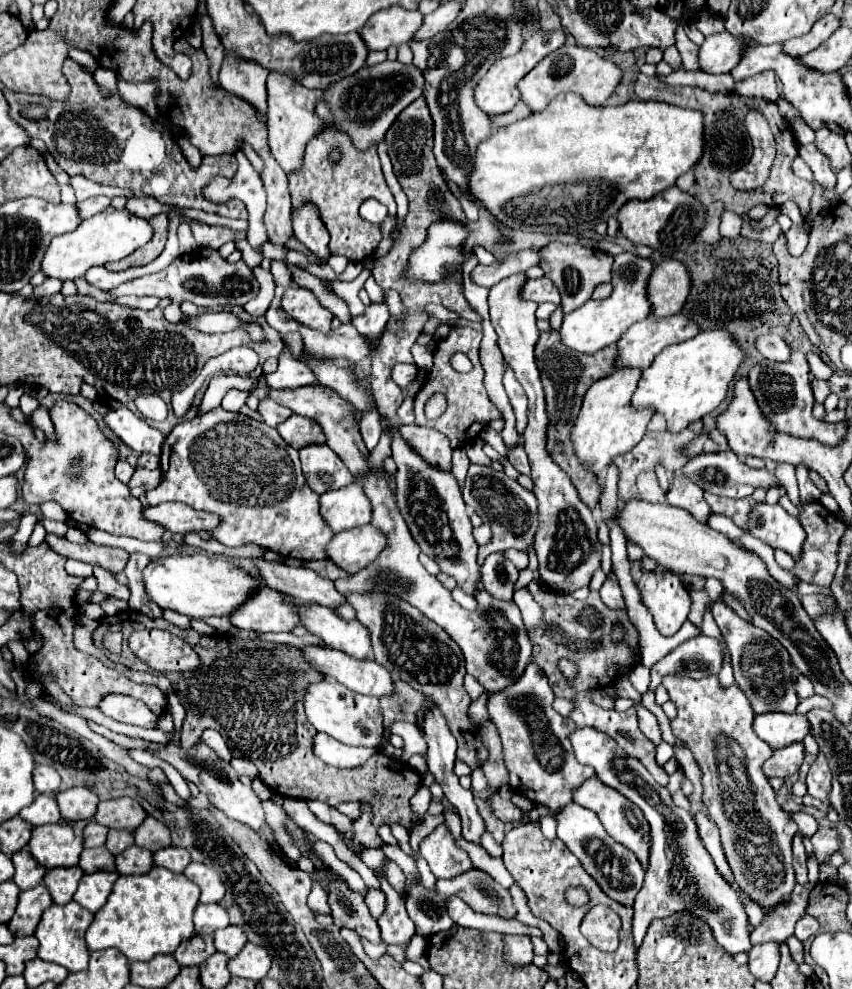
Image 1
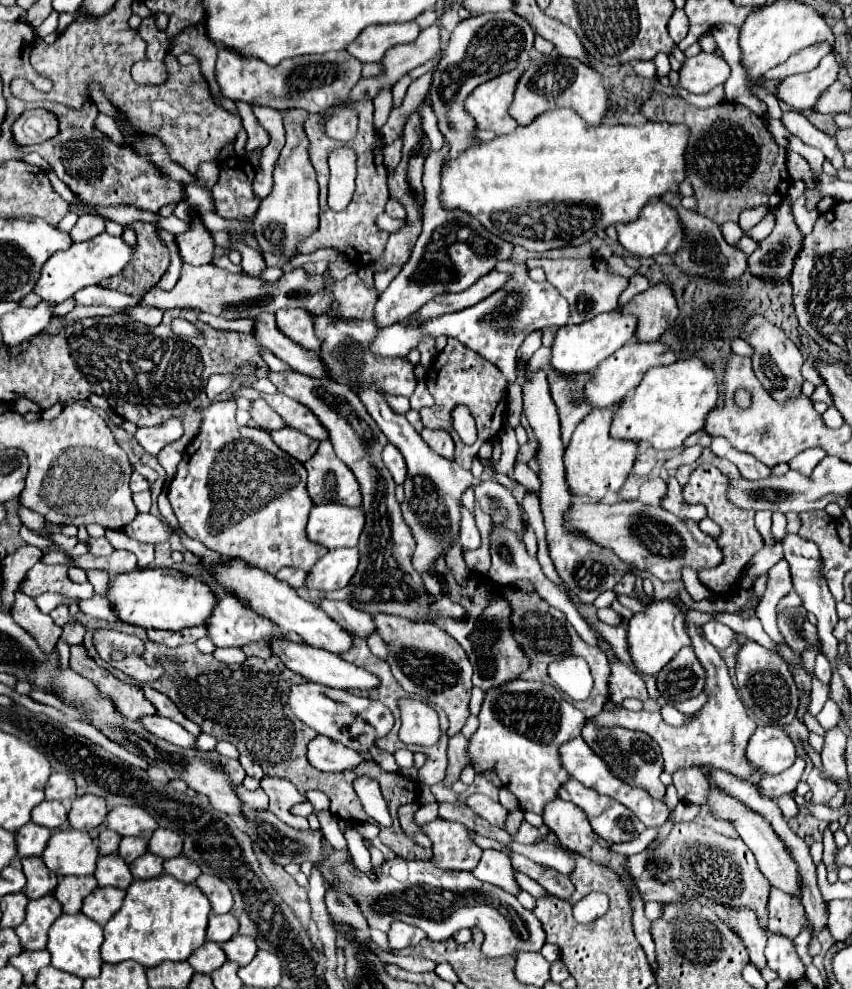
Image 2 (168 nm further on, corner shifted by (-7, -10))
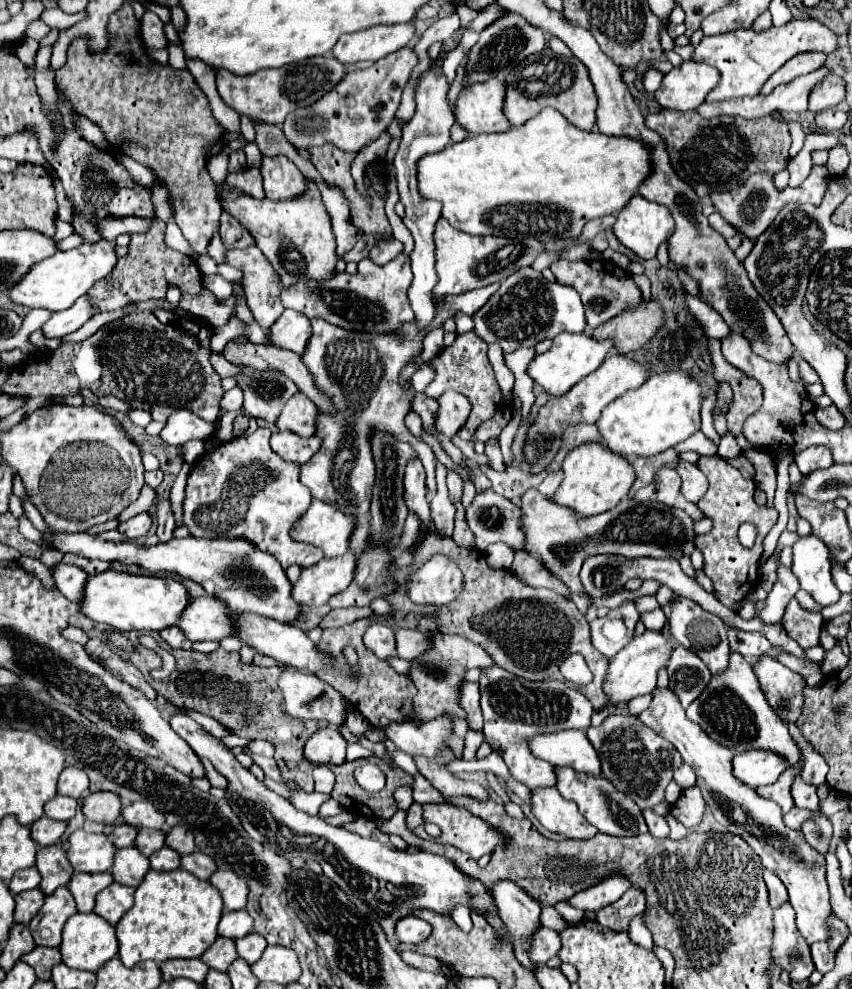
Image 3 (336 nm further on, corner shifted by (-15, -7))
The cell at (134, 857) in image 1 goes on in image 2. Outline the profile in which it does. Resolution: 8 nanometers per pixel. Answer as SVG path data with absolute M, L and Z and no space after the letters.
M146 851L142 857L132 861L128 867L130 867L130 873L134 875L134 879L152 879L152 877L158 877L164 873L162 863L164 863L162 857Z

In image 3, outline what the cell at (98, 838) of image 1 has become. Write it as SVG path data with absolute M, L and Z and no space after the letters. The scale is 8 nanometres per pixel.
M118 824L118 826L114 828L114 832L112 832L110 838L112 838L112 842L114 842L116 848L126 848L126 846L132 846L132 844L134 844L136 834L138 834L136 828L132 828L132 826L128 826L128 824Z

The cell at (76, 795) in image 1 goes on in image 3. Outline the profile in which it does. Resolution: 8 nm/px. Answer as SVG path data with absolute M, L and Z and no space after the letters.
M94 792L84 798L82 812L88 820L100 822L100 824L114 824L120 818L122 802L118 794L108 792Z

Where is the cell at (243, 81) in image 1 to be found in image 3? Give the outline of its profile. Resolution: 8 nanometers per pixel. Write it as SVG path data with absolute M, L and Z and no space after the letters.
M286 156L262 158L260 172L264 178L266 198L270 200L298 198L308 188L306 176Z

